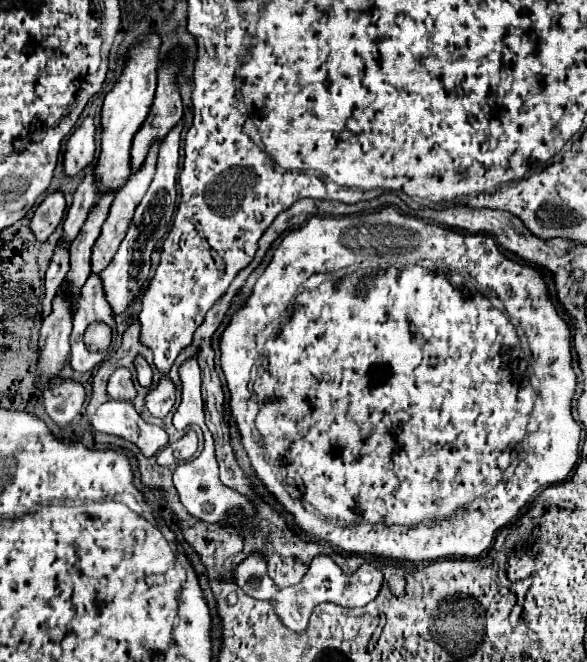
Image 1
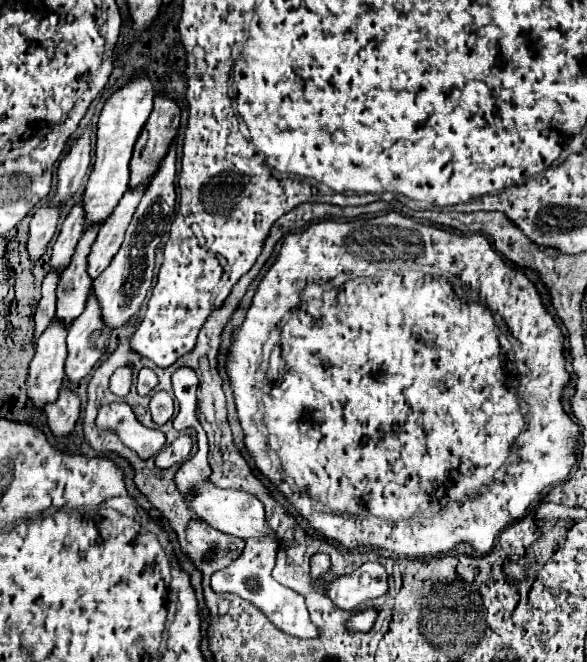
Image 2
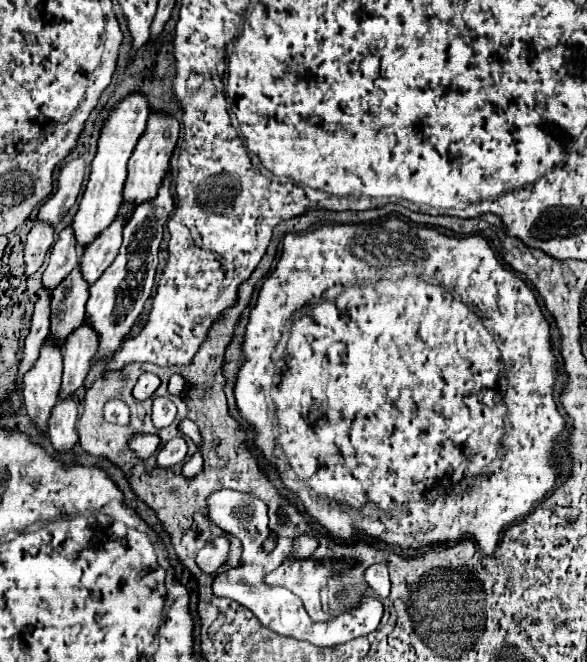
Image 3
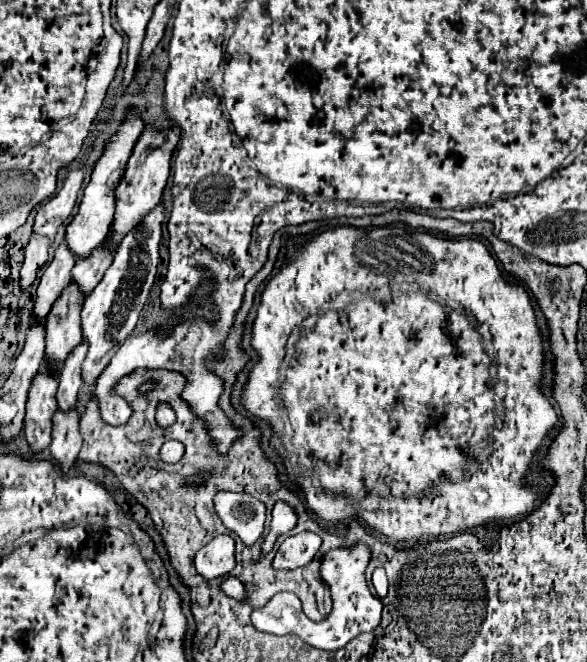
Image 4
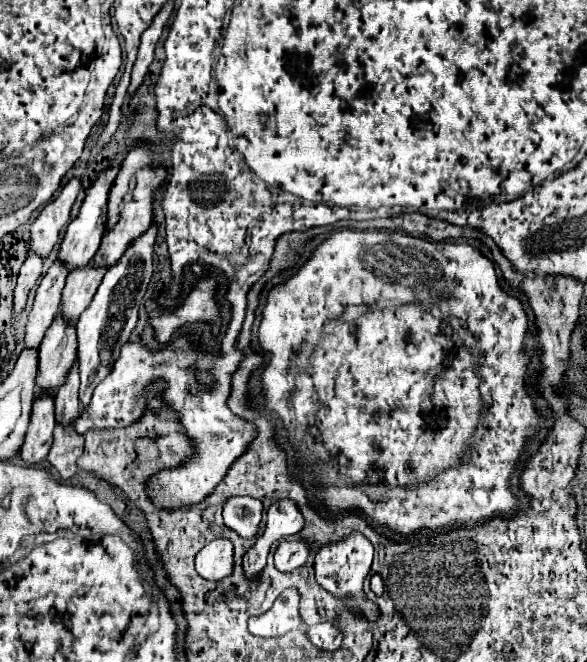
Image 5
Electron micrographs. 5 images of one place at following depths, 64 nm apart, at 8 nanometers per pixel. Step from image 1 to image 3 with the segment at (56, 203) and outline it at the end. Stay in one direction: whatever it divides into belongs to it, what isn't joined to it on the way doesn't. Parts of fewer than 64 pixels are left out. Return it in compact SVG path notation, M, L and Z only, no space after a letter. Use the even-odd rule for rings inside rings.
M34 224L28 234L26 248L24 248L24 260L26 260L24 274L26 274L26 278L32 276L34 272L38 272L38 268L44 264L46 254L52 244L54 244L54 230L44 228L44 224Z

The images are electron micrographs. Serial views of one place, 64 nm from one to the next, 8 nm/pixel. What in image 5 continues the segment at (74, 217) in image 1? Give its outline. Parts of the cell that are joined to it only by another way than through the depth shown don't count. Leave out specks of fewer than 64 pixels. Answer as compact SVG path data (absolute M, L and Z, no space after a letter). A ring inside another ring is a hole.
M58 260L50 266L48 274L40 280L32 312L28 314L26 334L24 334L24 346L26 348L38 348L46 330L50 328L54 314L60 308L60 288L64 286L68 272L60 268Z

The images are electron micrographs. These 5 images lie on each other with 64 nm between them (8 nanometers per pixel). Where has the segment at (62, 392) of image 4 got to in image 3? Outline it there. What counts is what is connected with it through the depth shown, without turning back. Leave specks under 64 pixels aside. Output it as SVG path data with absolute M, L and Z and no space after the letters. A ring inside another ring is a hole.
M82 324L80 330L68 336L68 344L62 350L64 356L64 374L62 374L62 388L60 400L70 398L82 384L92 366L92 352L96 352L96 332Z

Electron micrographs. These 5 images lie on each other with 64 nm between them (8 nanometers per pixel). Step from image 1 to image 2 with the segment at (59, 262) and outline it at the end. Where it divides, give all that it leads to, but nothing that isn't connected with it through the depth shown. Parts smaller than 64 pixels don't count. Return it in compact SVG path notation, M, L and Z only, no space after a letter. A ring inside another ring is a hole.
M46 274L44 282L42 282L42 298L36 306L36 314L34 314L34 336L32 336L32 344L36 344L36 340L42 336L42 332L48 328L48 324L54 318L54 310L56 310L56 284L58 284L58 276Z

